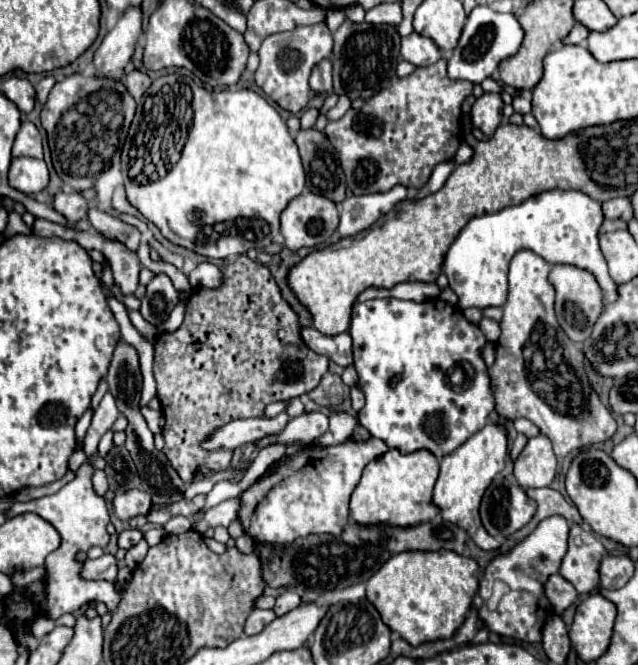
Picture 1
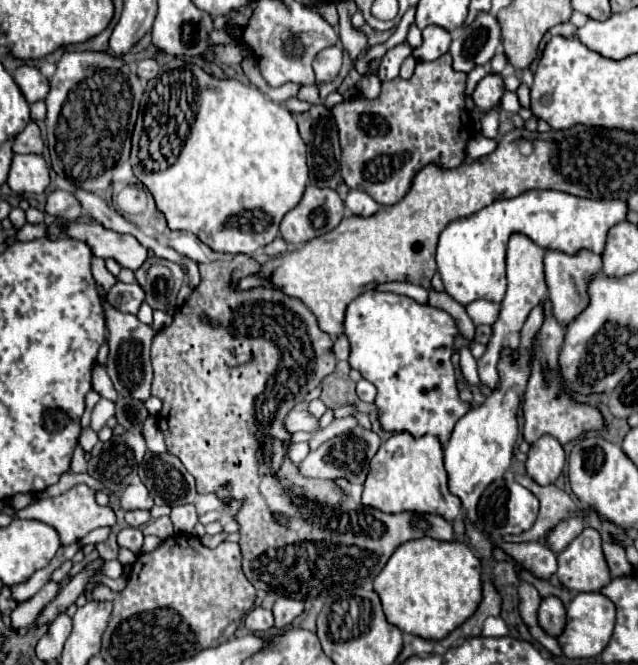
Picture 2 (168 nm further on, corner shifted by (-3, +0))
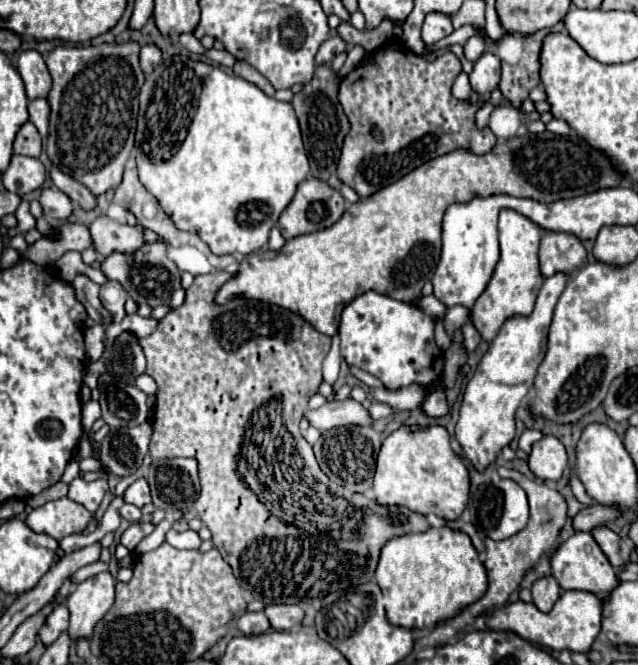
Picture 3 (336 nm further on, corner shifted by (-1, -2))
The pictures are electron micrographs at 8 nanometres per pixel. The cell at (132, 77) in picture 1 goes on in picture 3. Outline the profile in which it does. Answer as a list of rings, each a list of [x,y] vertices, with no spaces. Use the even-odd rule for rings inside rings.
[[[155,45],[141,47],[141,69],[145,75],[149,75],[159,63],[161,63],[161,51]]]

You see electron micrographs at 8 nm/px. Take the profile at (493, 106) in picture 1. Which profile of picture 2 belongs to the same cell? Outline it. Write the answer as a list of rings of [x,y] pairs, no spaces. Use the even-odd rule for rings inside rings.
[[[487,73],[477,83],[477,87],[475,87],[475,91],[473,91],[471,97],[473,97],[473,101],[475,101],[475,105],[477,105],[479,111],[489,111],[489,109],[493,109],[493,107],[499,105],[503,93],[505,93],[505,87],[503,87],[501,75]]]

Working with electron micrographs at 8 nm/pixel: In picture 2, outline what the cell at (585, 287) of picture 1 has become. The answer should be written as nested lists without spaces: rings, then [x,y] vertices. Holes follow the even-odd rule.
[[[553,251],[545,253],[545,281],[549,289],[549,299],[553,303],[553,315],[561,325],[569,325],[587,307],[587,283],[595,273],[601,271],[601,257],[591,251],[577,251],[575,255]]]

